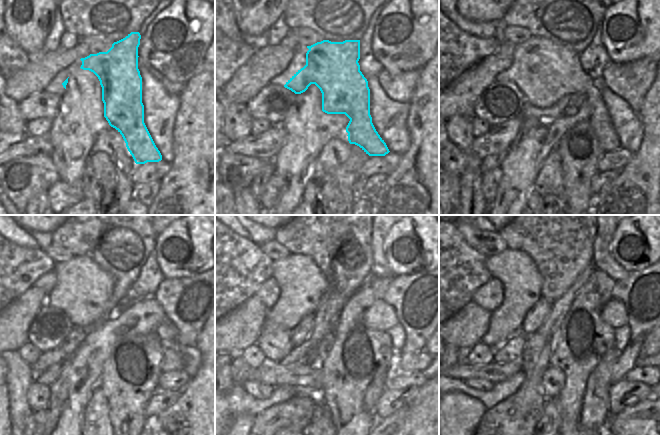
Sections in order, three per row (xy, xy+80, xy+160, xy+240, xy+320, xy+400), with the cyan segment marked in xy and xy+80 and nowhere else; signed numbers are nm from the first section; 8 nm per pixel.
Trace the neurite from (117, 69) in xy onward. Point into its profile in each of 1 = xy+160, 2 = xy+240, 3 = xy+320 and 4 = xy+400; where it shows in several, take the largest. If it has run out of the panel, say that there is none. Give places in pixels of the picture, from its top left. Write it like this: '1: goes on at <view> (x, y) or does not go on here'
1: goes on at xy+160 (553, 72)
2: goes on at xy+240 (85, 289)
3: goes on at xy+320 (302, 283)
4: goes on at xy+400 (522, 282)

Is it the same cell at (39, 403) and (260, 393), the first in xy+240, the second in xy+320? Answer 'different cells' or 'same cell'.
same cell

